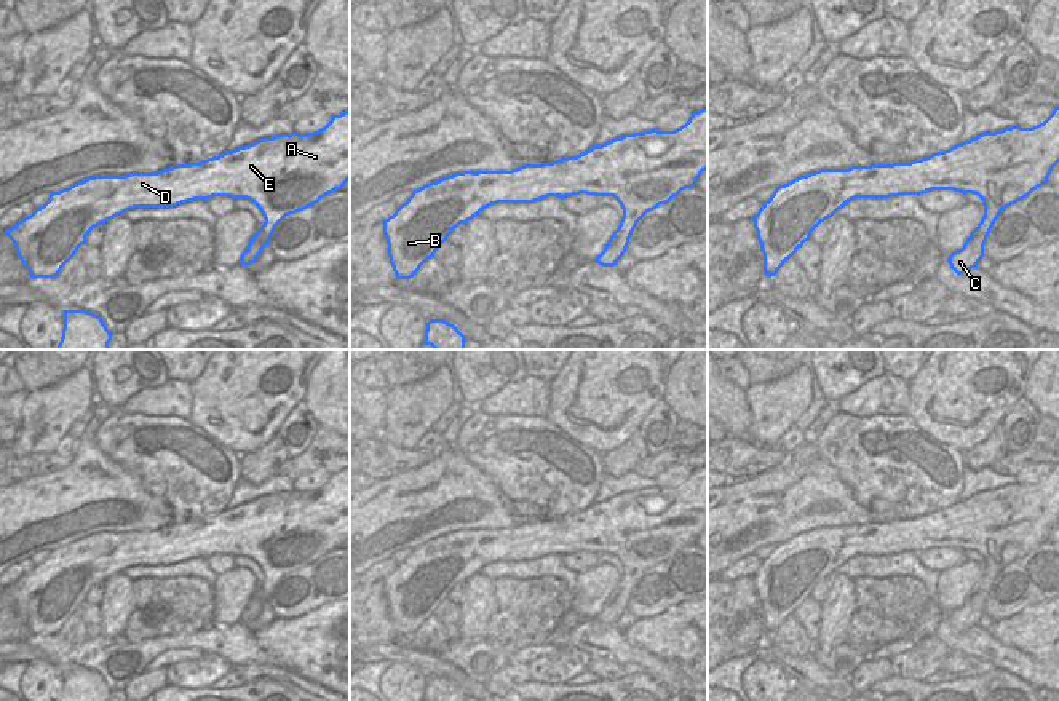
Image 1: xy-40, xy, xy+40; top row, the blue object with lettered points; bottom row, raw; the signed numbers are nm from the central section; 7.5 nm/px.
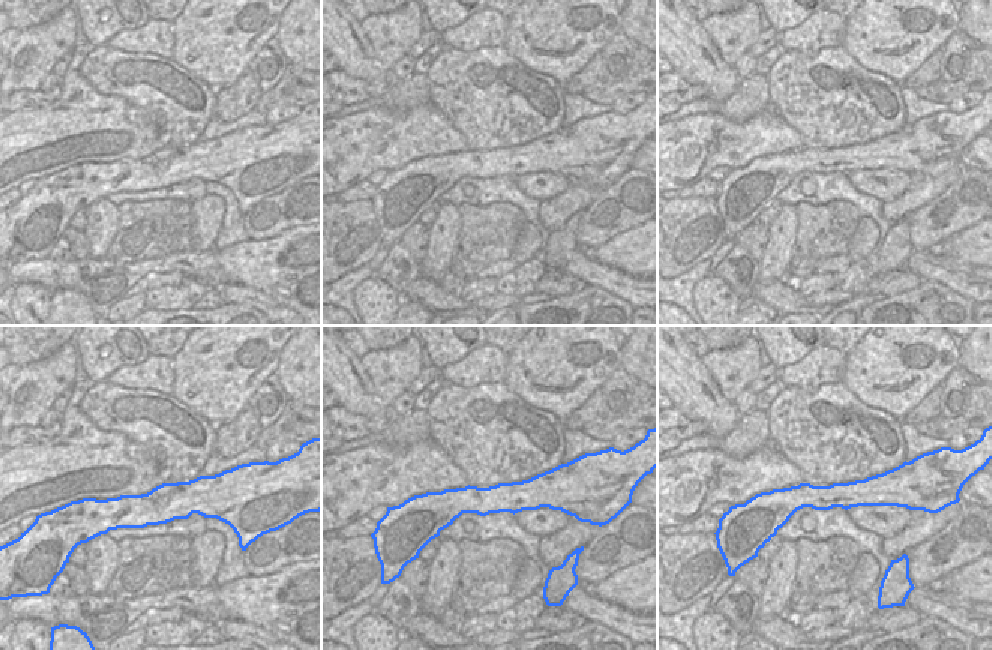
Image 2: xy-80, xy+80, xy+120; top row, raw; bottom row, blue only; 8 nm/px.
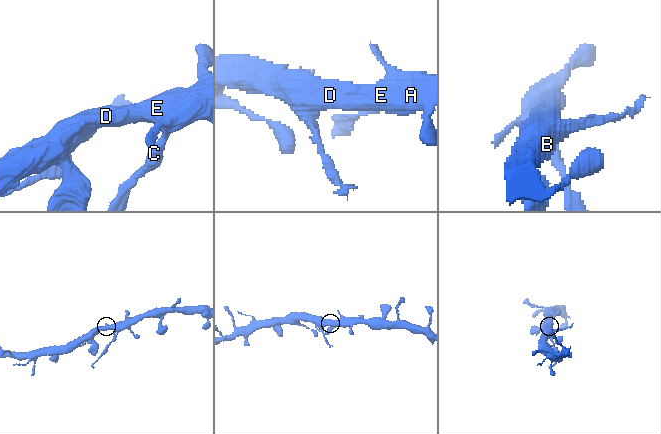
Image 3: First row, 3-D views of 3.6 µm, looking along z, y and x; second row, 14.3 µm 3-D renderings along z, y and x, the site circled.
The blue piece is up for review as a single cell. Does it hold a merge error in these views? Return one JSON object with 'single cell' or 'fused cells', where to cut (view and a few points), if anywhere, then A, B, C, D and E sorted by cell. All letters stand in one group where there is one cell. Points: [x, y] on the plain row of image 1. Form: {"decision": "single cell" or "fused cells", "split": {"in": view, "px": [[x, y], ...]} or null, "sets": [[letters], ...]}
{"decision": "single cell", "split": null, "sets": [["A", "B", "C", "D", "E"]]}

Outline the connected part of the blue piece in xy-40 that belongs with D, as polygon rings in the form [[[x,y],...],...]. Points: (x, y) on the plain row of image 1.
[[[350,468],[331,474],[331,479],[308,492],[276,492],[249,503],[225,508],[200,521],[176,522],[158,530],[129,530],[126,533],[94,533],[67,546],[50,551],[48,559],[30,573],[5,588],[30,636],[56,636],[62,624],[86,600],[88,591],[107,578],[134,565],[174,565],[212,554],[246,556],[262,570],[265,580],[241,612],[240,623],[257,618],[276,583],[318,560],[326,552],[342,548],[350,537]]]

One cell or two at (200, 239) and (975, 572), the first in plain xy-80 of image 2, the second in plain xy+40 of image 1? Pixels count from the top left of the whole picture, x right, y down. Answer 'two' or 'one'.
one

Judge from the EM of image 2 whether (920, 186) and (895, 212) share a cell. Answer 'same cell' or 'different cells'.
same cell

